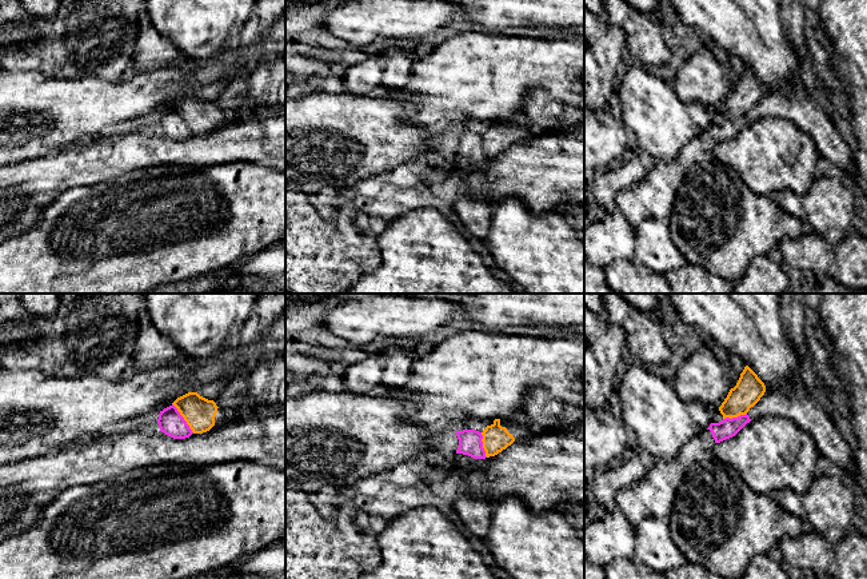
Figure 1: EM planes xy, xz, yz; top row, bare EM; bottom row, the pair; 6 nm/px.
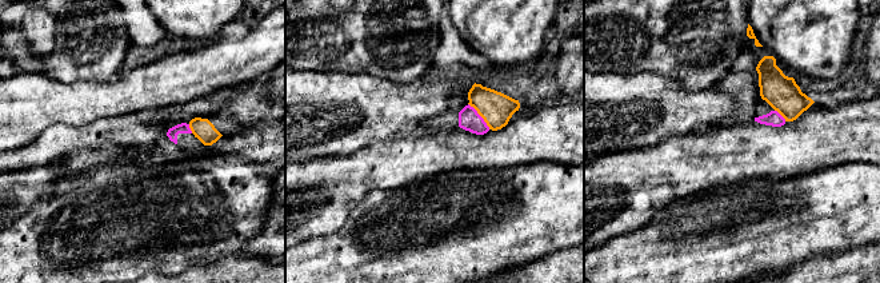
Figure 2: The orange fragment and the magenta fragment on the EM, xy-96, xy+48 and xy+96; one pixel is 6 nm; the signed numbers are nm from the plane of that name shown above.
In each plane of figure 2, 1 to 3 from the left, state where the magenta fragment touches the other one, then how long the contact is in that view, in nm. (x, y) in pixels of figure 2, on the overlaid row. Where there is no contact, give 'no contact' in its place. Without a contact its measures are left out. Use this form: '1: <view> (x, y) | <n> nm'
1: xy-96 (190, 127) | 60 nm
2: xy+48 (480, 115) | 200 nm
3: xy+96 (780, 114) | 100 nm

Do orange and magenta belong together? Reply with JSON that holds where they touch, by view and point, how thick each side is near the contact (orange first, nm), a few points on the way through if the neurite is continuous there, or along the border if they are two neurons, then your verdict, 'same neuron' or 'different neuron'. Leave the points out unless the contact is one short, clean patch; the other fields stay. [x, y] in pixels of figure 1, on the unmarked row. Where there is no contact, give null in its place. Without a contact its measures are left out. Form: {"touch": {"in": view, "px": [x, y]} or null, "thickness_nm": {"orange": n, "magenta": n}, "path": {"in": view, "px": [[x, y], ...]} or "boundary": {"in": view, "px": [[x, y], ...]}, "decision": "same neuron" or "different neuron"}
{"touch": {"in": "xy", "px": [183, 118]}, "thickness_nm": {"orange": 190, "magenta": 150}, "boundary": {"in": "xy", "px": [[172, 104], [194, 134]]}, "decision": "different neuron"}

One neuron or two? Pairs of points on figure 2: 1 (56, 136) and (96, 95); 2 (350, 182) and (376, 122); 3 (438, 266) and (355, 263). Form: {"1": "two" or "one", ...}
{"1": "two", "2": "two", "3": "one"}

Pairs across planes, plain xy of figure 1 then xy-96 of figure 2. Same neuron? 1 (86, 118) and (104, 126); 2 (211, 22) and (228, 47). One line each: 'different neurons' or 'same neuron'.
1: different neurons
2: different neurons

